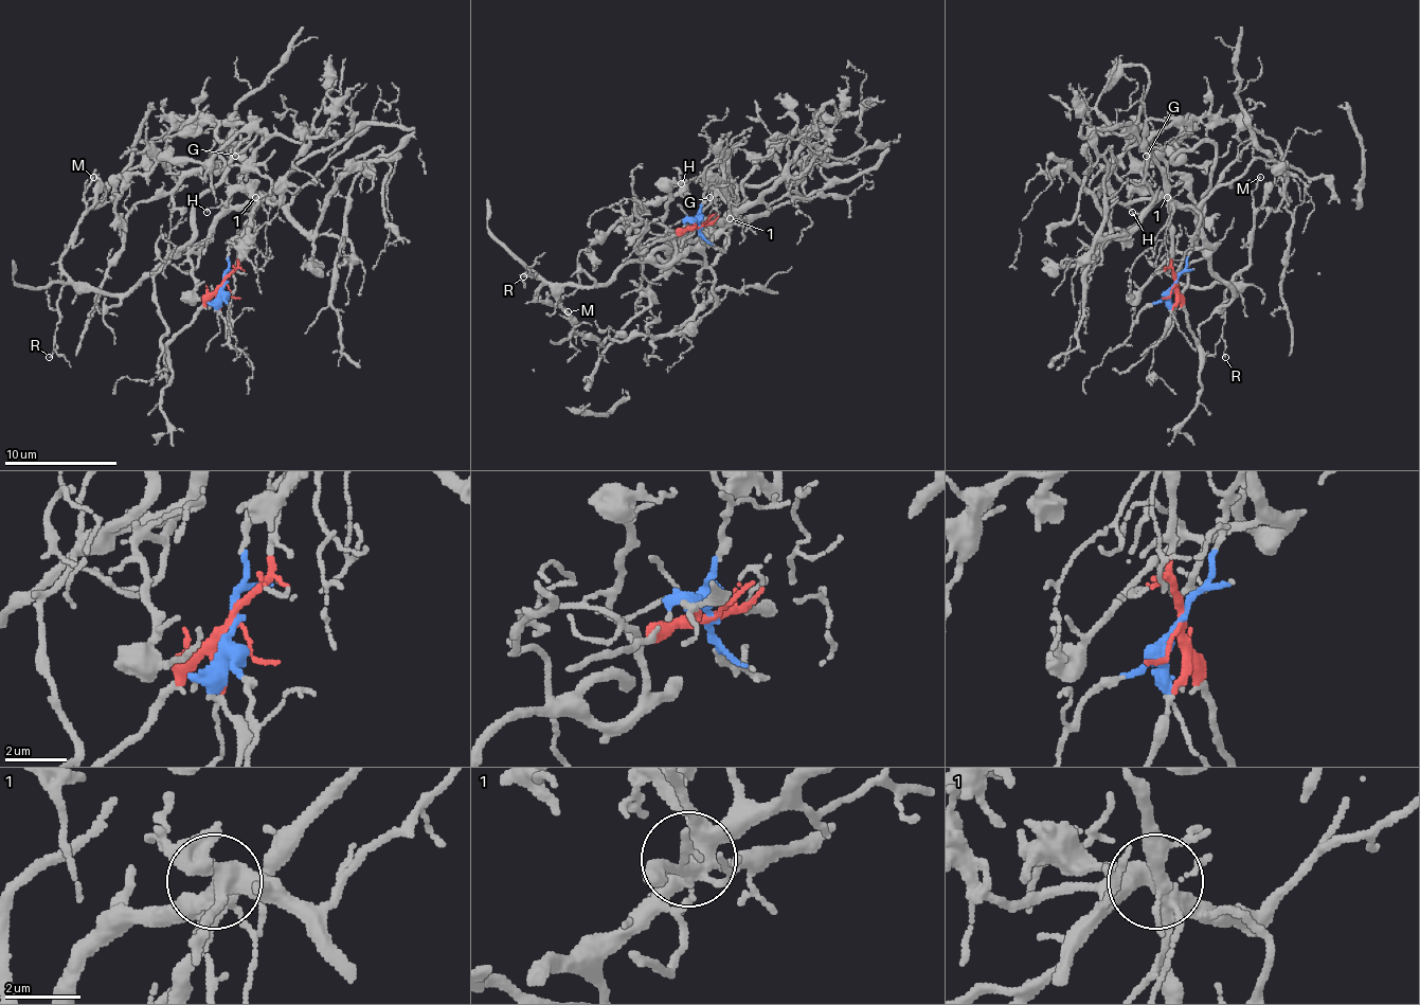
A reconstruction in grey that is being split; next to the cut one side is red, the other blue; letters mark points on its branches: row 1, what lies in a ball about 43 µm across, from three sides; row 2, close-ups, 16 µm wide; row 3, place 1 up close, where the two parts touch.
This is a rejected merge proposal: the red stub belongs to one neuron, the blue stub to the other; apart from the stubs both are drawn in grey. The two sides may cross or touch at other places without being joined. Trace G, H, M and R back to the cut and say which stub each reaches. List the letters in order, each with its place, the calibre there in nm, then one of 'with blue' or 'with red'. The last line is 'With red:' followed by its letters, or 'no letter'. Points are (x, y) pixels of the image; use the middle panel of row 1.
G: at (710, 197); 160 nm thick; with blue
H: at (681, 183); 120 nm thick; with blue
M: at (568, 311); 80 nm thick; with blue
R: at (523, 276); 90 nm thick; with blue
With red: no letter

